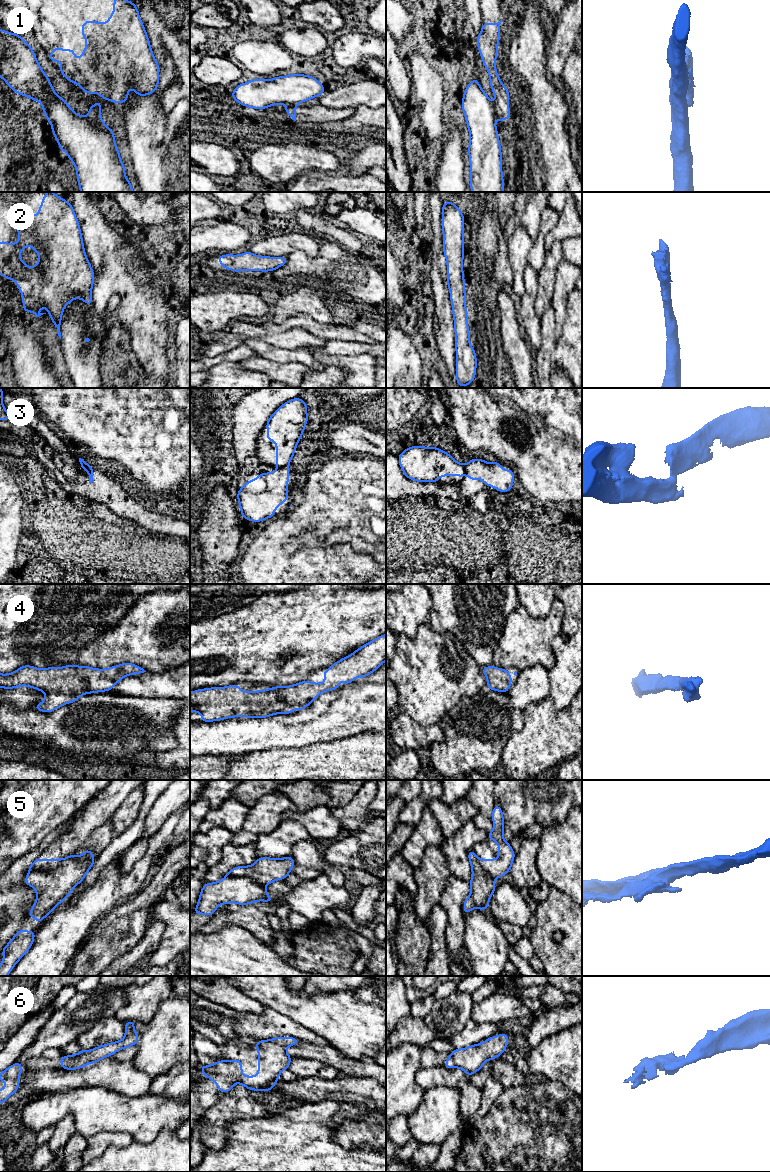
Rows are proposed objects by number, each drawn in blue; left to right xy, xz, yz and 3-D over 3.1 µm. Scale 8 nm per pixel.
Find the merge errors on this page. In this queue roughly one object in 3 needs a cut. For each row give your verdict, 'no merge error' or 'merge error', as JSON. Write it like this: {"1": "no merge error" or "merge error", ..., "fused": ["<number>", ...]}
{"1": "merge error", "2": "no merge error", "3": "merge error", "4": "no merge error", "5": "merge error", "6": "no merge error", "fused": ["1", "3", "5"]}

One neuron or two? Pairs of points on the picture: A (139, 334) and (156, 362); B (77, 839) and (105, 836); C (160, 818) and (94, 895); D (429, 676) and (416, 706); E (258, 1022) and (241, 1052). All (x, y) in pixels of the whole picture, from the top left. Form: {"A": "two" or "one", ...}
{"A": "one", "B": "two", "C": "two", "D": "one", "E": "two"}

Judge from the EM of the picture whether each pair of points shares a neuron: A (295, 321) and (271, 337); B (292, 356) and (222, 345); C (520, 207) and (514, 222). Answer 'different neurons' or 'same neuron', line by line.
A: different neurons
B: different neurons
C: same neuron

